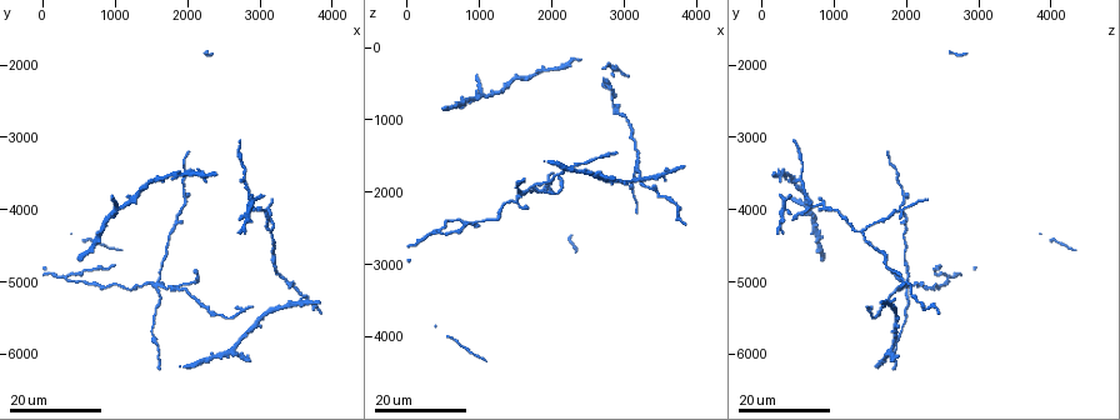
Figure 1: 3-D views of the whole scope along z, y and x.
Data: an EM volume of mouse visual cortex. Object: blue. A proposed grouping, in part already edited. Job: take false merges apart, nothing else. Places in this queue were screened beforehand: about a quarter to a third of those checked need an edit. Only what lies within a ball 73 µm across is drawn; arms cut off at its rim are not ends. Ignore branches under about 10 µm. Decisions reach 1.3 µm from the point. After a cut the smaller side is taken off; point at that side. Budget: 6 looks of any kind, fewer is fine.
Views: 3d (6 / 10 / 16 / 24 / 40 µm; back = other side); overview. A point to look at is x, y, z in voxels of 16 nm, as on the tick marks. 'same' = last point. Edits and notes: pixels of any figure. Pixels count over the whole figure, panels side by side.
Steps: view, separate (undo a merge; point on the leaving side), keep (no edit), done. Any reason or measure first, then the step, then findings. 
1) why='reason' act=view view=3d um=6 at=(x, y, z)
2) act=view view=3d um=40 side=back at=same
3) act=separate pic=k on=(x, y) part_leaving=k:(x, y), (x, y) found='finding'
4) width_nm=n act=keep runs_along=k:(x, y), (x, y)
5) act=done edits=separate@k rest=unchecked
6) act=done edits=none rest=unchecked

why='three arms meet' act=view view=3d um=24 at=(3400, 5000, 2000)

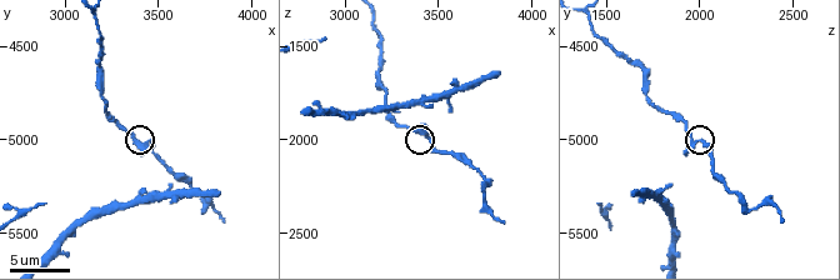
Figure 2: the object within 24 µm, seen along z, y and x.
act=view view=3d um=6 at=(3420, 5040, 1960)

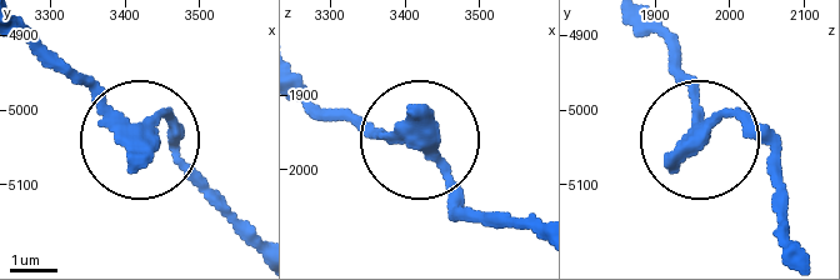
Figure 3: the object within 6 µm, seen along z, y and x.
side_arm_um=15 act=keep found='one neuron here'

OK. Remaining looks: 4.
why='a fork' act=view view=3d um=16 at=(3200, 4300, 1350)

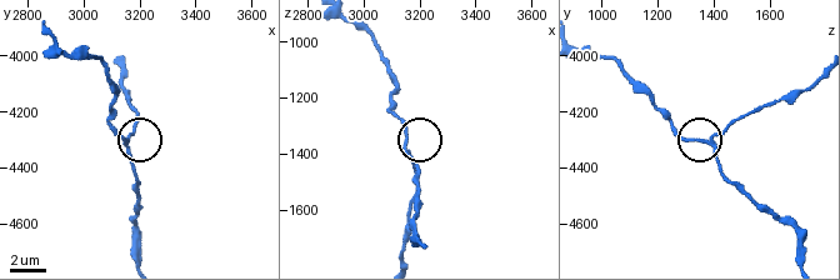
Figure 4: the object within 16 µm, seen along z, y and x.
act=view view=3d um=10 at=(3150, 4300, 1390)

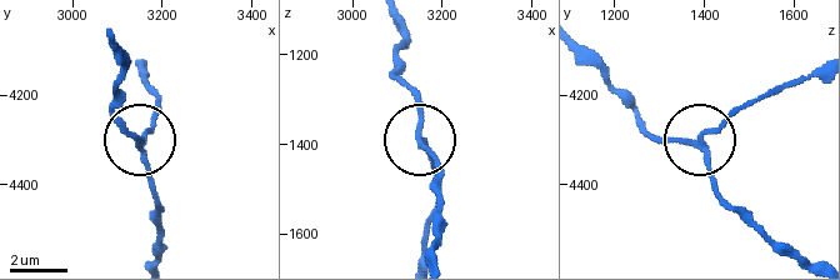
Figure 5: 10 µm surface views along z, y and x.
side_arm_um=18 act=separate pic=5 on=(153, 114) found='a second neuron is stuck on'

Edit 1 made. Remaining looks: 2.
act=done edits=separate@5 rest=unchecked

